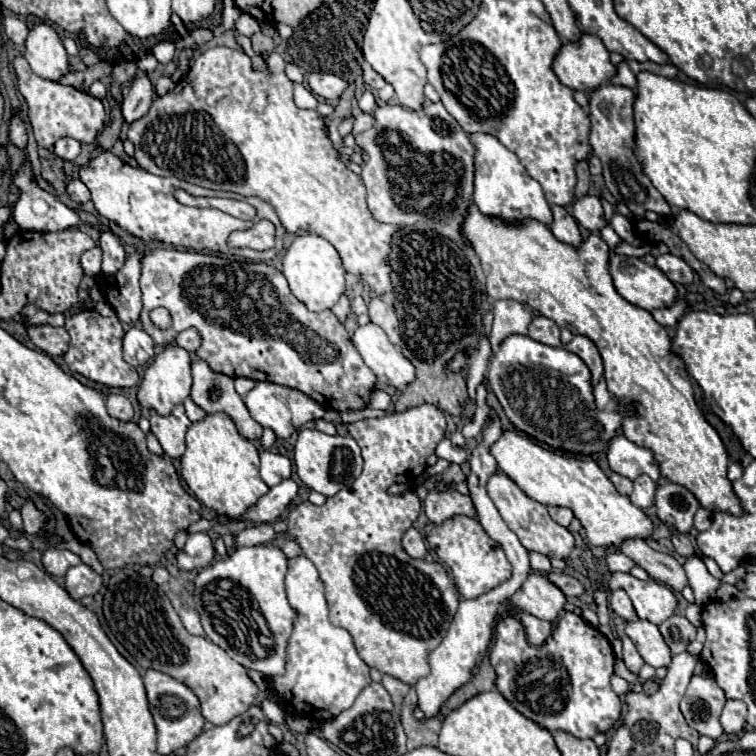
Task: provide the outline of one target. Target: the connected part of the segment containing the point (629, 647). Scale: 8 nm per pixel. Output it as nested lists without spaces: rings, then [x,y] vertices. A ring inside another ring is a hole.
[[[622,638],[622,644],[624,644],[624,656],[622,656],[622,660],[624,660],[624,664],[628,666],[628,670],[630,672],[640,672],[640,668],[644,666],[644,660],[642,660],[642,656],[638,654],[638,650],[636,650],[636,646],[632,644],[632,640],[630,638]]]

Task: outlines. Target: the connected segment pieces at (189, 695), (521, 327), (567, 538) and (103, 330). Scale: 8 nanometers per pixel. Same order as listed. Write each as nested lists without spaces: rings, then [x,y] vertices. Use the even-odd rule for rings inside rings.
[[[146,670],[144,674],[144,686],[148,694],[150,712],[156,724],[158,732],[158,754],[172,754],[180,748],[184,748],[188,742],[192,742],[204,728],[204,716],[200,712],[200,700],[198,696],[182,682],[174,680],[172,676],[158,672],[158,670]]]
[[[496,300],[494,302],[494,324],[490,333],[492,350],[510,334],[528,334],[528,324],[532,322],[530,310],[518,300]]]
[[[494,472],[490,476],[490,482],[486,484],[486,490],[492,498],[492,502],[496,504],[498,512],[502,514],[504,522],[510,526],[510,530],[518,536],[518,540],[522,542],[522,546],[526,550],[536,550],[548,558],[556,556],[556,558],[568,558],[568,554],[574,548],[574,536],[568,528],[558,526],[558,522],[554,522],[548,514],[548,508],[532,498],[528,498],[504,472]]]
[[[82,310],[66,316],[66,330],[70,334],[70,348],[64,354],[64,362],[72,372],[78,372],[86,376],[88,380],[114,386],[114,388],[126,388],[138,384],[138,372],[134,366],[126,364],[122,360],[122,338],[124,338],[124,326],[116,316],[104,318],[94,310]]]

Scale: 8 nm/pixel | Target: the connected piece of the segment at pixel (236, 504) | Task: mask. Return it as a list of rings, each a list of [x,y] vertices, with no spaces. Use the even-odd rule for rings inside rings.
[[[206,414],[202,420],[192,422],[186,432],[186,452],[180,462],[180,474],[192,494],[218,514],[238,518],[248,506],[268,492],[266,482],[258,476],[256,446],[238,434],[228,414]]]

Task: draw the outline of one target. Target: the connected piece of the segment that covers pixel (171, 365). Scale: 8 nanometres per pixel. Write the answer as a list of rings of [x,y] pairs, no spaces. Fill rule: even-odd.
[[[170,344],[166,346],[154,360],[152,364],[146,368],[144,372],[144,380],[140,384],[138,390],[138,402],[142,404],[142,408],[154,408],[158,414],[166,416],[172,412],[172,408],[176,404],[182,404],[184,398],[190,396],[190,386],[192,386],[192,374],[190,374],[190,352],[184,350],[178,344]]]

